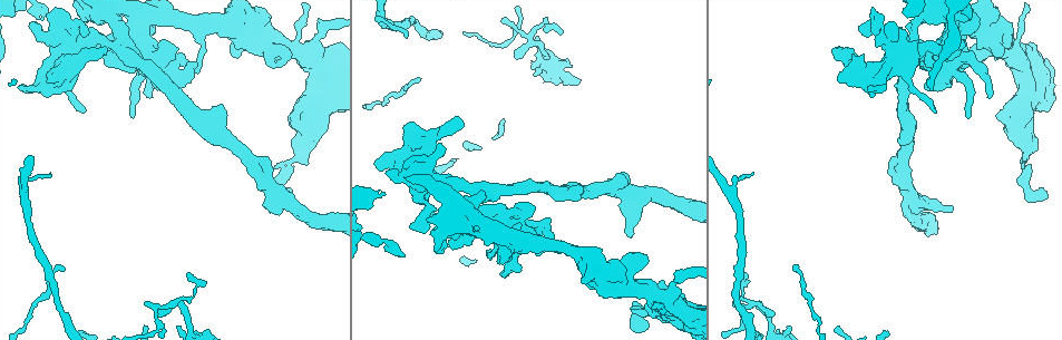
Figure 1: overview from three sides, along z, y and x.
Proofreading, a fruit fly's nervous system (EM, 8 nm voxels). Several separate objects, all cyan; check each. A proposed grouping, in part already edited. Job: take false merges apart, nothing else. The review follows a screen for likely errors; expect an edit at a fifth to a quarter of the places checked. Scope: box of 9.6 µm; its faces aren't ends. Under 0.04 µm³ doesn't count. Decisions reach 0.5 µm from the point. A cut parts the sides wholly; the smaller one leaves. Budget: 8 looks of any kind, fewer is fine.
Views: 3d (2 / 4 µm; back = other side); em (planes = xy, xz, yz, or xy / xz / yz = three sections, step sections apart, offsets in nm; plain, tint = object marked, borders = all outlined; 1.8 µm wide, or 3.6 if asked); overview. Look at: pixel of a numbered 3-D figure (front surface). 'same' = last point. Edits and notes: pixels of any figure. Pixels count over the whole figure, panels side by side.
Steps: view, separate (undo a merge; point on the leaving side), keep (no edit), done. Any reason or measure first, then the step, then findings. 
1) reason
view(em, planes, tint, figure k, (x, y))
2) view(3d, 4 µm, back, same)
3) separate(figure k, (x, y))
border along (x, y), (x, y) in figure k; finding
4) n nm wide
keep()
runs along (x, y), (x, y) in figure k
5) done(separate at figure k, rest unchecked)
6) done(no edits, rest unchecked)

sudden change in width
view(em, 3.6 µm, xz, step 16, tint, figure 1, (188, 332))

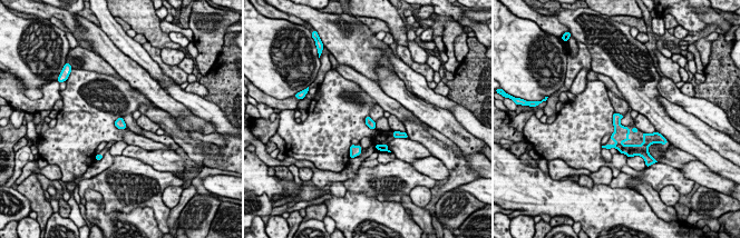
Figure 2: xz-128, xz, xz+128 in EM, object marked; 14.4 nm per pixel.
keep()
all the same neuron

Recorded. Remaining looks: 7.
sudden change in width
view(3d, 4 µm, figure 1, (331, 88))

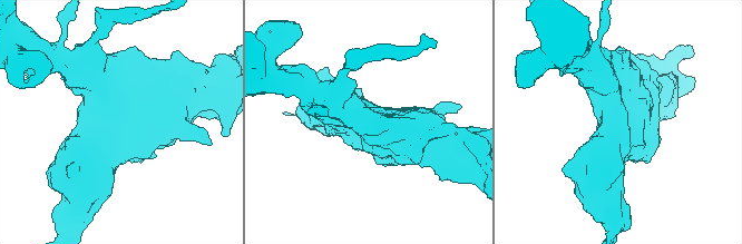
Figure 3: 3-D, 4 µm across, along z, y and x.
shape alone is not enough
view(em, xy, step 16, plain, figure 3, (115, 122))

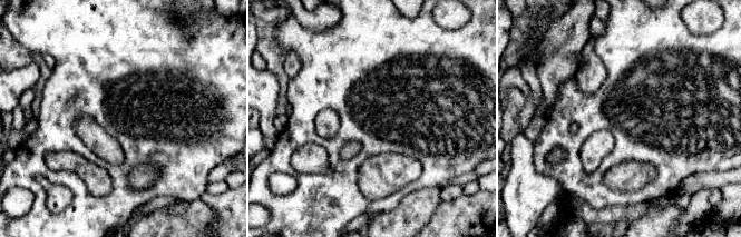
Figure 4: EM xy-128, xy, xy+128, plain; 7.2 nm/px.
where the object lies
view(em, xy, step 16, tint, same)

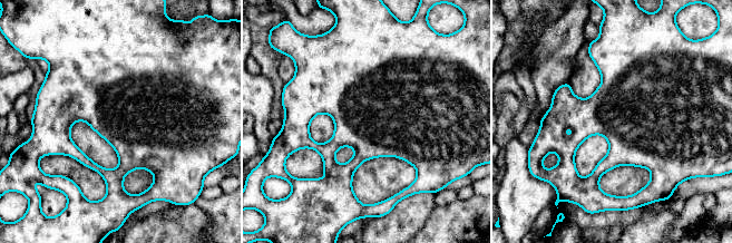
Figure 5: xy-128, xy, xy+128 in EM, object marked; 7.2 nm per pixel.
460 nm wide
keep()
continuous, no second neuron

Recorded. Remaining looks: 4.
thick turns thin
view(3d, 4 µm, figure 1, (896, 52))

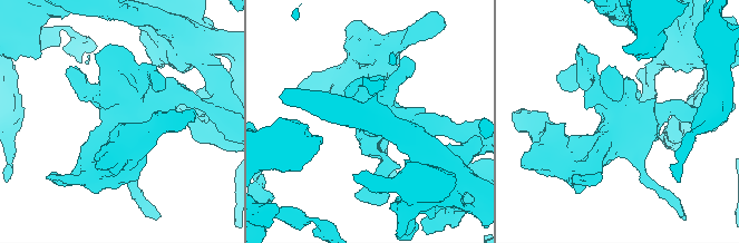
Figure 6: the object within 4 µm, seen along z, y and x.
view(em, yz, step 4, tint, figure 6, (131, 121))

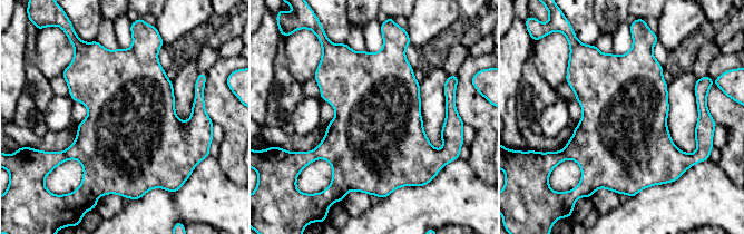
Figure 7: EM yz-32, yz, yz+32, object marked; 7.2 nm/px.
650 nm wide
keep()
all the same neuron

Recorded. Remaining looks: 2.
done(no edits, rest unchecked)

